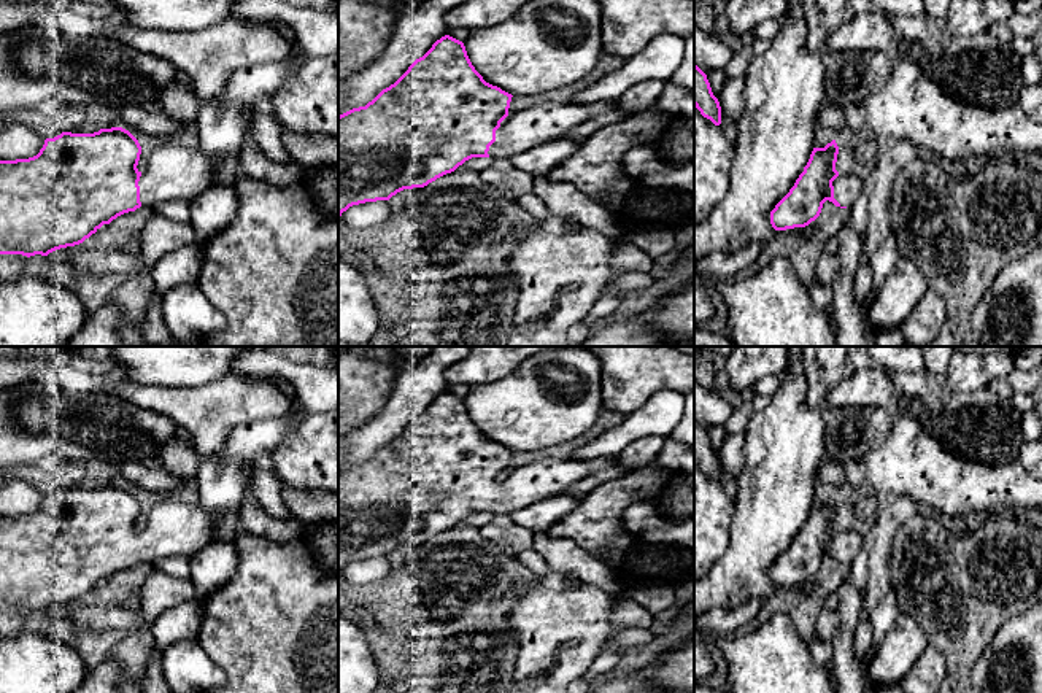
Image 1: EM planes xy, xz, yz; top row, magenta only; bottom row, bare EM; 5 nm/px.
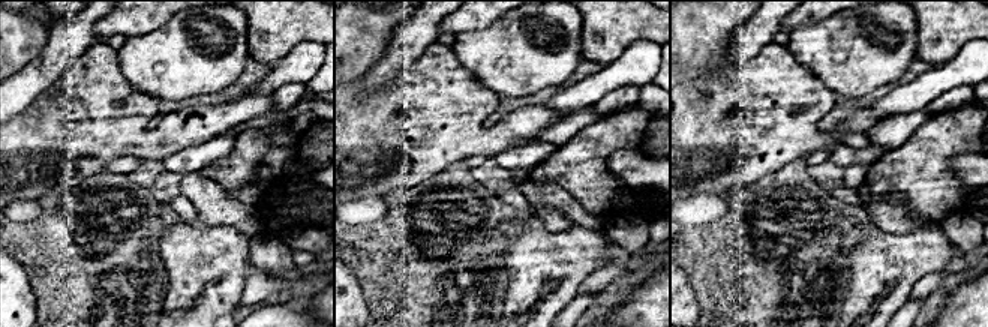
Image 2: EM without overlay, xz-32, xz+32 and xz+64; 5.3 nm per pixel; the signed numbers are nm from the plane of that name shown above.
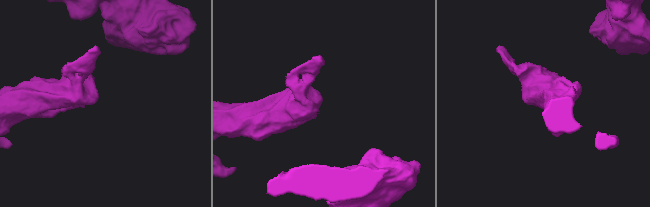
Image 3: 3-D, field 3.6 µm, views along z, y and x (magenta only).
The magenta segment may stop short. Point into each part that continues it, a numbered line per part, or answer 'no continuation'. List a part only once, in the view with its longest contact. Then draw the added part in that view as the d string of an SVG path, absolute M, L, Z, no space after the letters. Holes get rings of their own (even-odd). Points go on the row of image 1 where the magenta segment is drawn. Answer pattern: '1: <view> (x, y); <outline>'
1: xz (524, 129); M619 99L591 103L546 102L508 114L496 130L496 141L489 146L489 157L511 159L537 145L562 138L575 126L604 113L616 110Z

